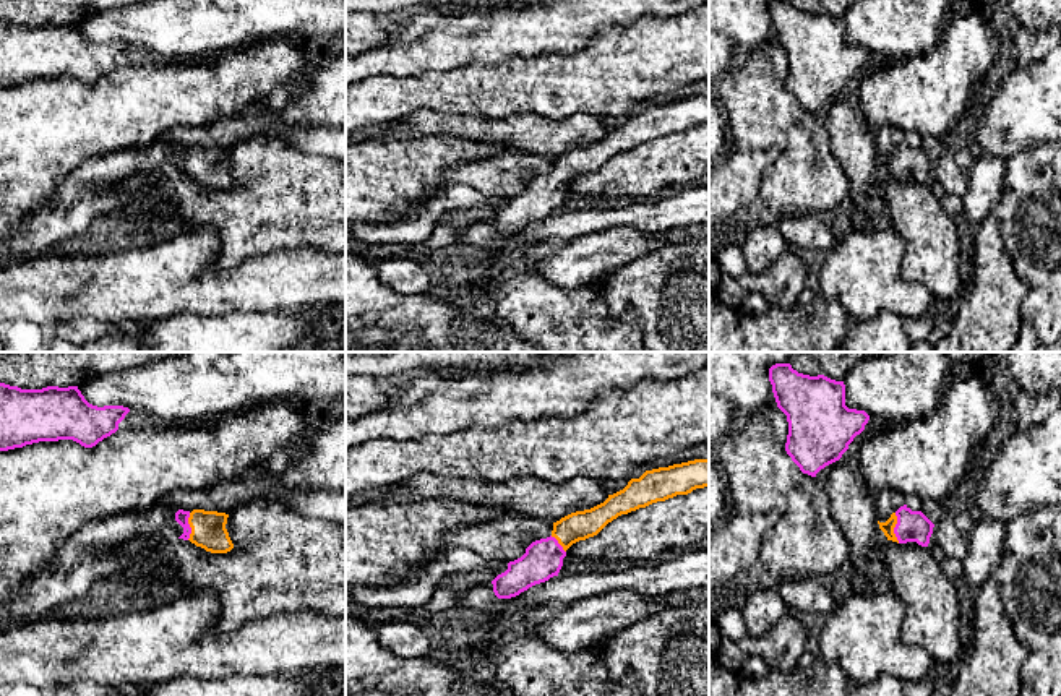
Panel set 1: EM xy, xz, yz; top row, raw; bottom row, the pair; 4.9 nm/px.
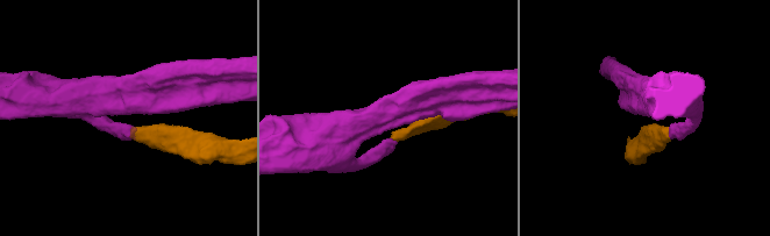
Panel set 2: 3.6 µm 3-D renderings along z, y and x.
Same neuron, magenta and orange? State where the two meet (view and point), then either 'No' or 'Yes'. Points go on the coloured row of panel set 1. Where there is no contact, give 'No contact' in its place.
Touches magenta at yz (894, 528). Yes

